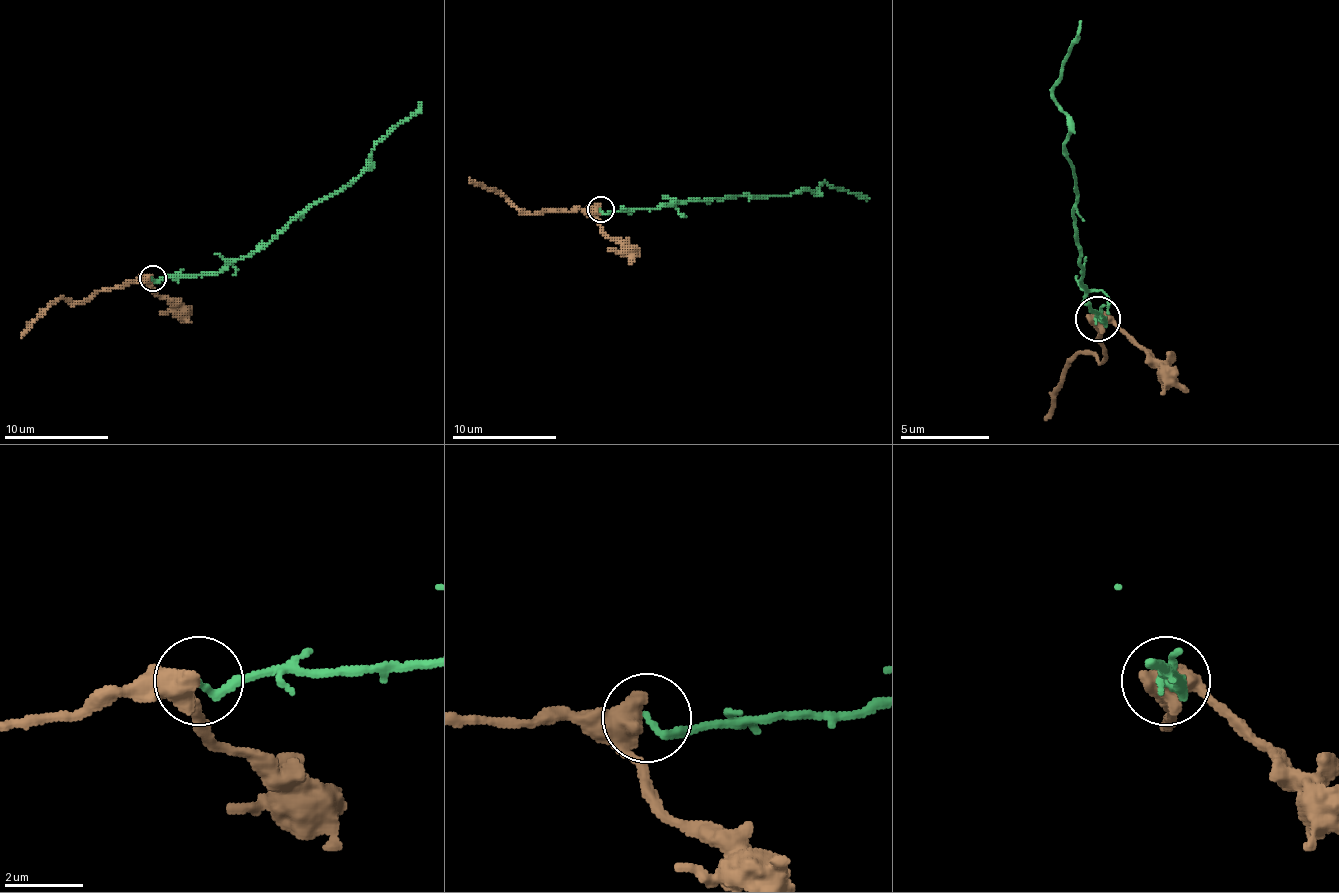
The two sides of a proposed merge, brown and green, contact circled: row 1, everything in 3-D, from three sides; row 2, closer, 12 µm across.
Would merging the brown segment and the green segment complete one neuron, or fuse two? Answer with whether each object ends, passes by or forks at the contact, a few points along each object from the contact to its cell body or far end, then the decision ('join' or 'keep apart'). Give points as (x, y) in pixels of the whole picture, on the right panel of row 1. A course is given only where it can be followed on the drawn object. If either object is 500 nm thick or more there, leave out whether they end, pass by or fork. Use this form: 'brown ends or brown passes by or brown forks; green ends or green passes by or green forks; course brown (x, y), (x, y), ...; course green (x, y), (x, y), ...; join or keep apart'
course brown (1097, 317), (1105, 353), (1097, 362), (1088, 353), (1074, 357), (1043, 419); course green (1097, 317), (1105, 322), (1083, 286), (1074, 219), (1074, 171), (1065, 148), (1070, 126), (1052, 95), (1079, 19); keep apart

